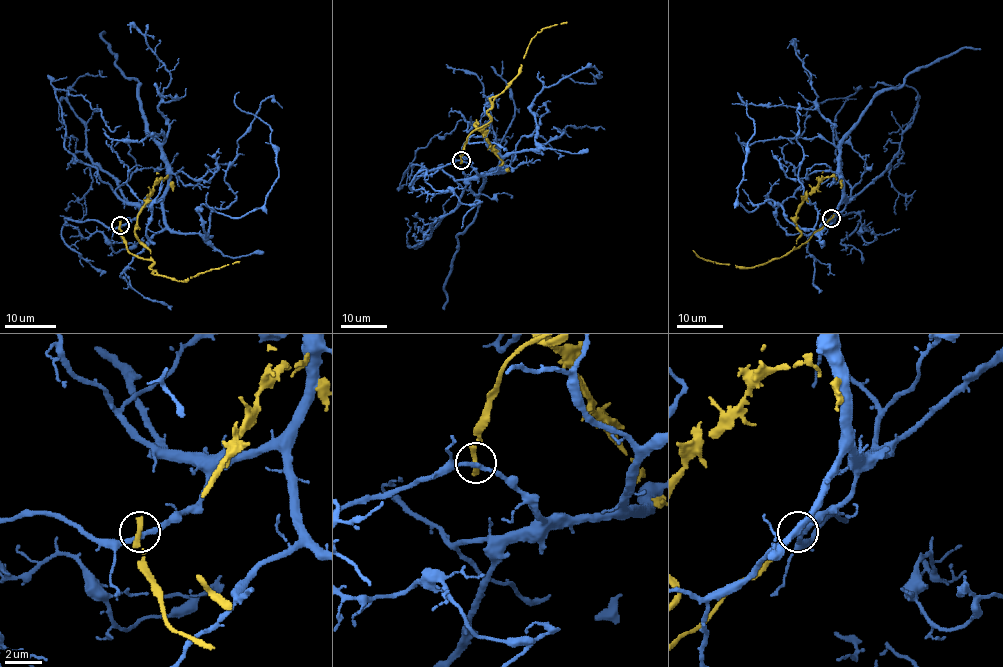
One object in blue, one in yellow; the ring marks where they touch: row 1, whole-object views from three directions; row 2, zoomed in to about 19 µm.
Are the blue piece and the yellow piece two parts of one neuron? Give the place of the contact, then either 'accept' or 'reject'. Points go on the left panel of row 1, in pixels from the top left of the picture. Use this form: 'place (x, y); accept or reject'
place (120, 225); reject

